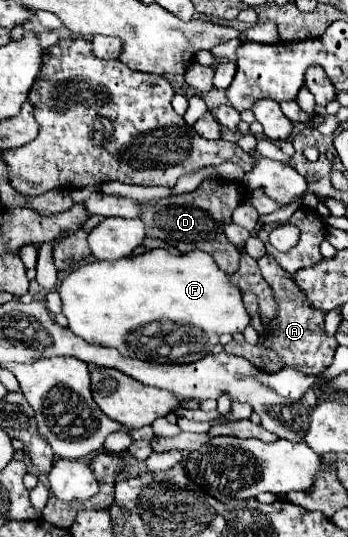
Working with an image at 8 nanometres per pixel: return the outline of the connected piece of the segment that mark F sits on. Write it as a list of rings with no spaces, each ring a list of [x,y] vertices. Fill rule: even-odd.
[[[151,249],[143,255],[131,255],[119,261],[93,261],[93,263],[85,263],[77,269],[73,269],[59,285],[59,297],[63,303],[63,315],[69,319],[69,329],[83,337],[87,343],[93,345],[103,345],[103,347],[115,347],[119,349],[119,353],[123,357],[133,357],[133,359],[141,359],[141,361],[149,361],[149,363],[193,363],[203,359],[205,355],[211,353],[211,349],[219,343],[219,335],[223,333],[237,333],[243,331],[249,325],[249,315],[243,307],[241,301],[241,291],[237,287],[233,287],[229,283],[229,277],[215,265],[213,257],[205,251],[191,251],[191,253],[183,253],[183,255],[171,255],[167,249]]]

